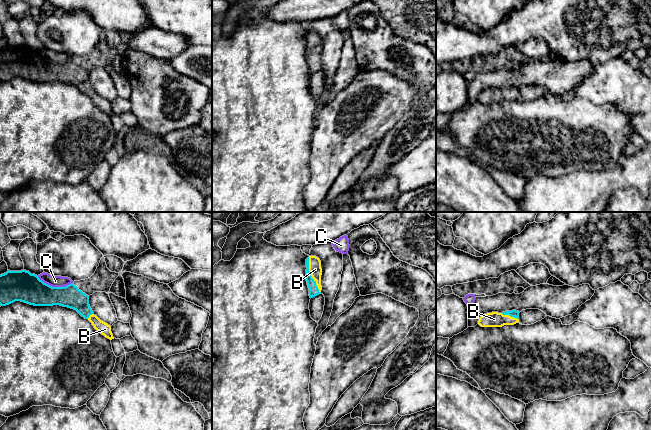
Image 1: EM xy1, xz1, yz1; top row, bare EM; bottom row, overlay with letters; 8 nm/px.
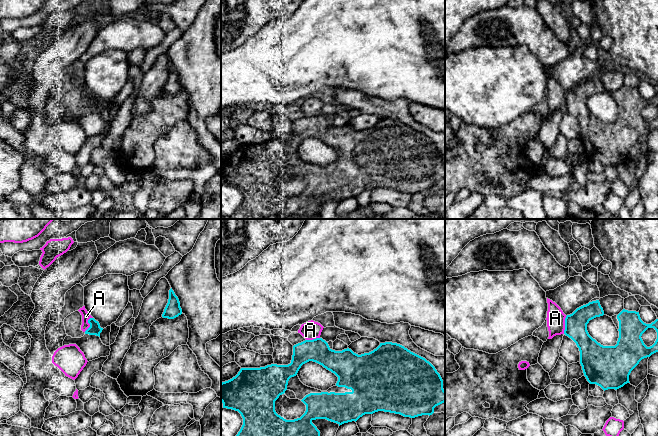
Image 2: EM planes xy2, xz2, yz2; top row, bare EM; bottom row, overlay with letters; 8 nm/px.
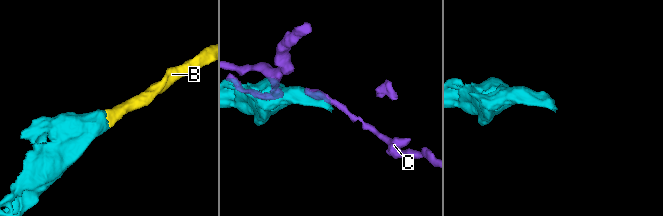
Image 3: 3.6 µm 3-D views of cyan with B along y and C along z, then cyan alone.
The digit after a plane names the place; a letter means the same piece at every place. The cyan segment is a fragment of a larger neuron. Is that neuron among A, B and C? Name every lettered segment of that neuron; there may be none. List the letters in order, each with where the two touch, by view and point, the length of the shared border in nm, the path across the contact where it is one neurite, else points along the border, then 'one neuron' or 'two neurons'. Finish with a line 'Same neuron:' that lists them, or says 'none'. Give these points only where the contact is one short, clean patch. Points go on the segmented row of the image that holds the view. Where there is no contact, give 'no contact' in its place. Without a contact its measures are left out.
A: yz2 (565, 325) | 150 nm | along yz2 (566, 316), (563, 333) | two neurons
B: xz1 (310, 275) | 300 nm | across xz1 (313, 289), (310, 275), (315, 269) | one neuron
C: xy1 (55, 287) | 300 nm | two neurons
Same neuron: B

